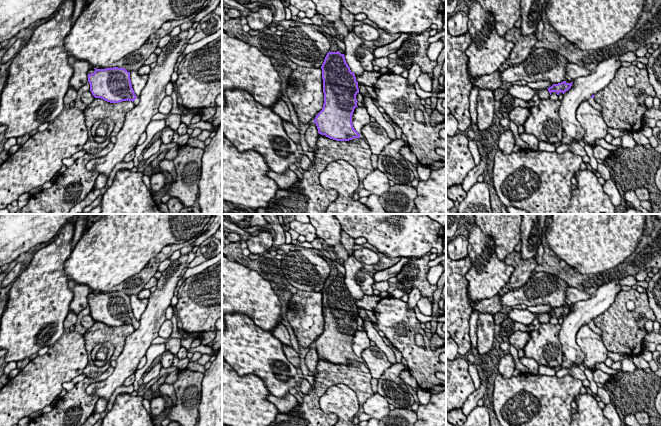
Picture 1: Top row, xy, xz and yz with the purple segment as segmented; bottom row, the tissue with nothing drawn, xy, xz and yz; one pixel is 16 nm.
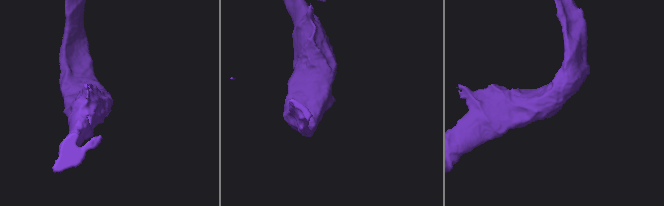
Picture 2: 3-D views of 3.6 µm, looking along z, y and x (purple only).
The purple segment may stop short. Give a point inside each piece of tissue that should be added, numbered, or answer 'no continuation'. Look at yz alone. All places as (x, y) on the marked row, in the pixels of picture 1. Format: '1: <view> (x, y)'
1: yz (592, 101)

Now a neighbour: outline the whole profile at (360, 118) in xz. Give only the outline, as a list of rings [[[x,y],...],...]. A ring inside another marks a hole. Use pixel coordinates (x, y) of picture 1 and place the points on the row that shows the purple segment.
[[[356,107],[354,109],[352,115],[352,124],[354,129],[359,133],[362,134],[362,128],[370,123],[371,116],[369,115],[366,107]]]

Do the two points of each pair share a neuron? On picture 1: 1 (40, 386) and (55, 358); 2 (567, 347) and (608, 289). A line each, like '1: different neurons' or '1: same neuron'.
1: same neuron
2: same neuron

